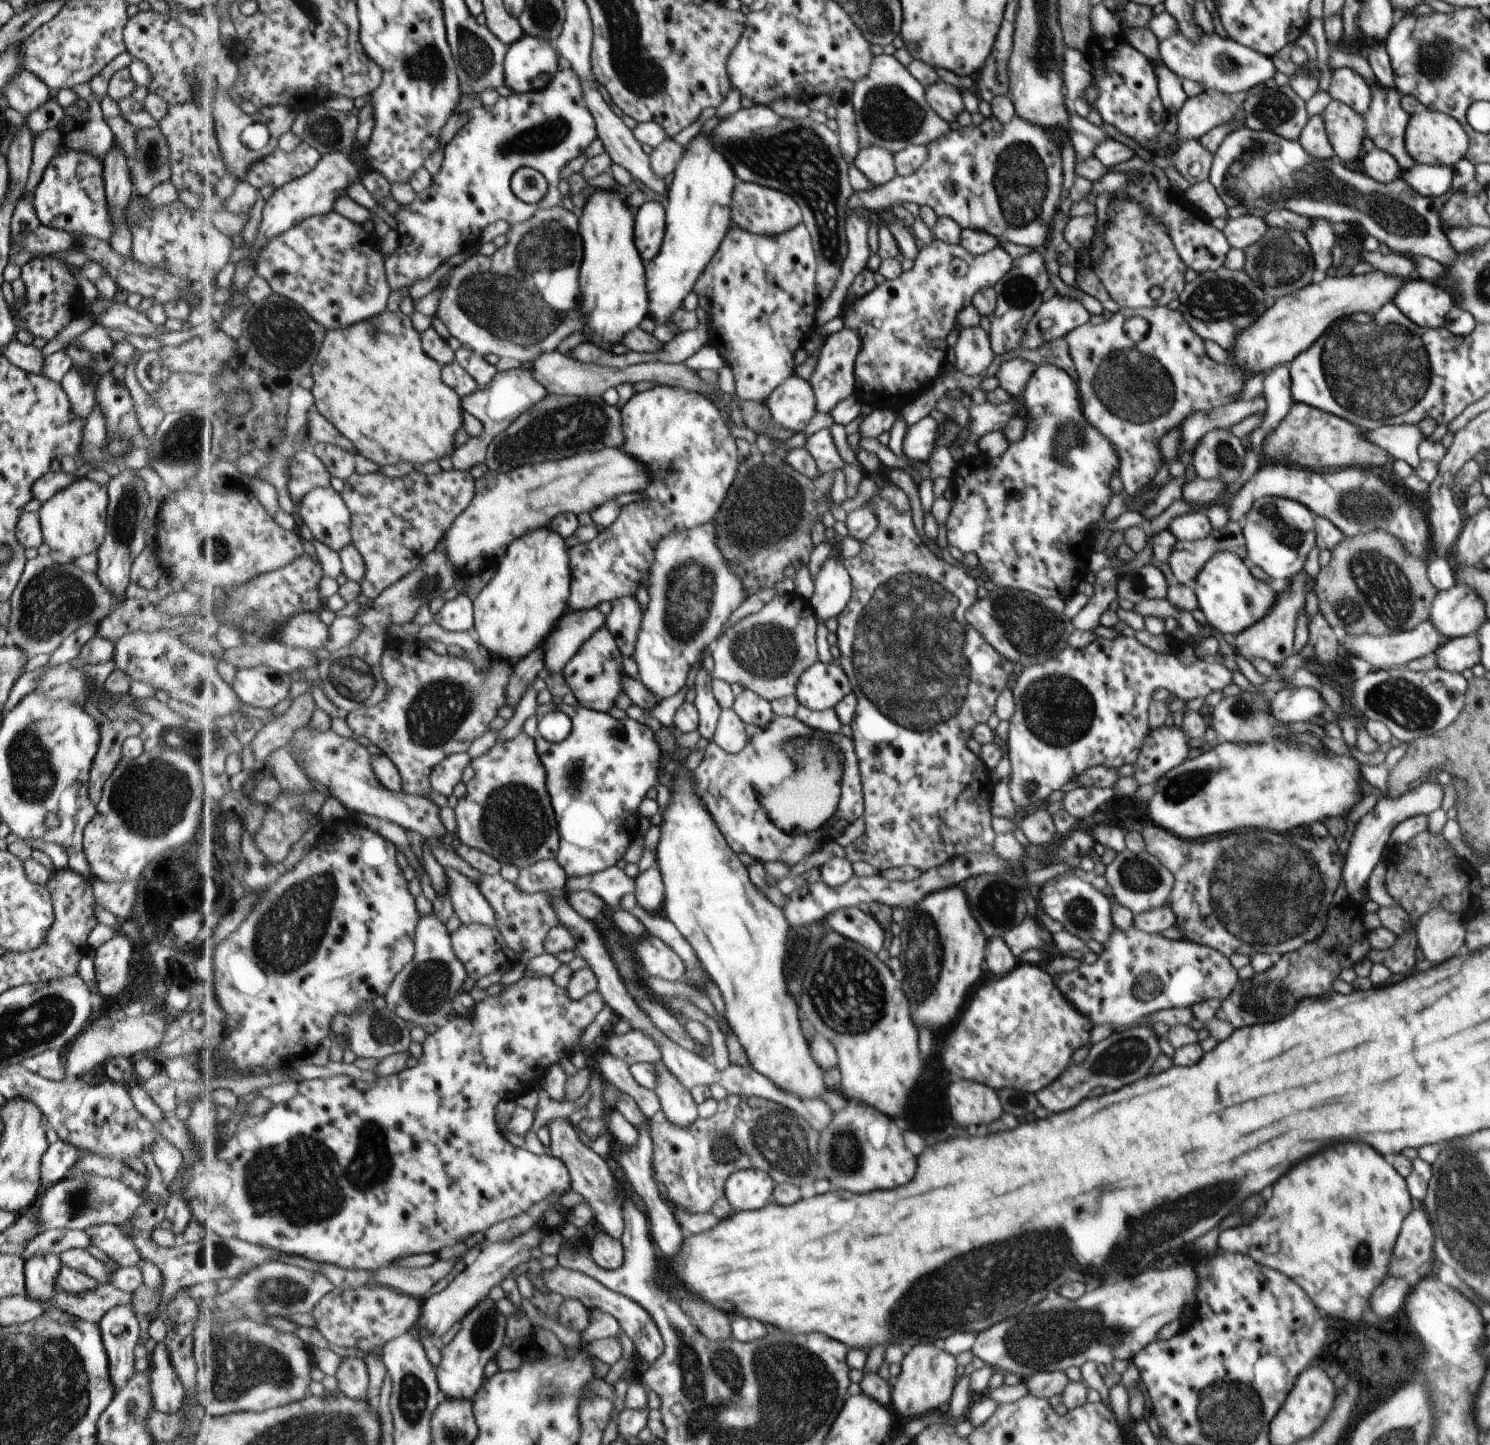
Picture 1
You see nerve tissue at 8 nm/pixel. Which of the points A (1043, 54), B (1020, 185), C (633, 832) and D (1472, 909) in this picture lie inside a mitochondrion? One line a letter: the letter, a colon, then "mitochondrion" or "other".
A: mitochondrion
B: mitochondrion
C: other
D: other

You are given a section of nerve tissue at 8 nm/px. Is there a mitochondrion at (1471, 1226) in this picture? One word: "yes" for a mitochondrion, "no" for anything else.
yes

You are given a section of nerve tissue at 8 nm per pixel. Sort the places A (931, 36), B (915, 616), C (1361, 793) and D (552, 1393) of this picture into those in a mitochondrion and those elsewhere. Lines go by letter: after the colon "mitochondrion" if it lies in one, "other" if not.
A: other
B: mitochondrion
C: other
D: mitochondrion

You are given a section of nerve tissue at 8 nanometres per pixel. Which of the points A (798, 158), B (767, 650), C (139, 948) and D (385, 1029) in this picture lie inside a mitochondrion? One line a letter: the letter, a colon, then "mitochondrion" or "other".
A: mitochondrion
B: mitochondrion
C: other
D: mitochondrion

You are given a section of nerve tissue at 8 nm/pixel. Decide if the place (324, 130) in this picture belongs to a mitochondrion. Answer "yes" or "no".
yes

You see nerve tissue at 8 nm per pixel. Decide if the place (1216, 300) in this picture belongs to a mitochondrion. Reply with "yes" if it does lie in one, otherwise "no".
yes

